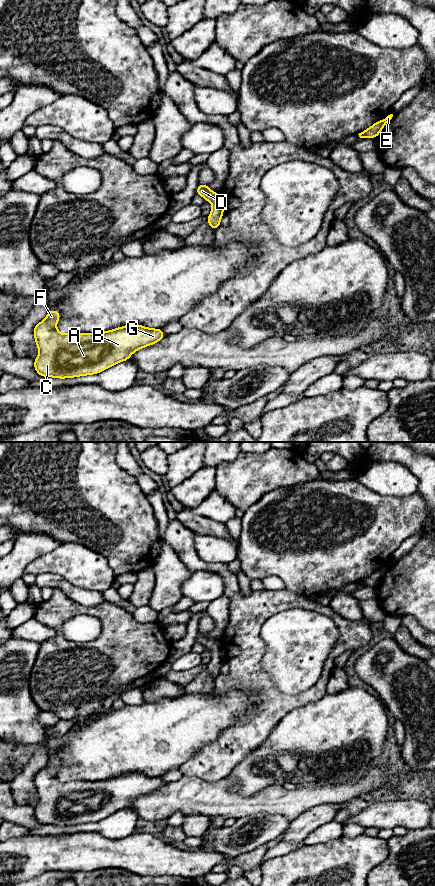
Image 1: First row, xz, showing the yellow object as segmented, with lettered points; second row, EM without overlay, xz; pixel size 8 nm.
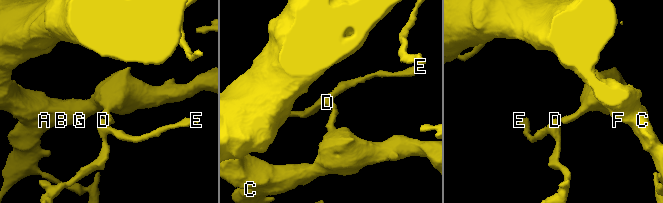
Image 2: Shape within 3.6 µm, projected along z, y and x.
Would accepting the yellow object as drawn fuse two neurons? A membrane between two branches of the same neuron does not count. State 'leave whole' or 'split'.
leave whole

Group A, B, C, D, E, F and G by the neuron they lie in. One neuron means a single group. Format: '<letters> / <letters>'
A B C D E F G

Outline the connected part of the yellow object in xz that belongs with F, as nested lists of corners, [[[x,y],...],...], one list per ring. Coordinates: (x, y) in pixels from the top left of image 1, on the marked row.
[[[49,310],[46,318],[33,329],[39,350],[39,355],[34,360],[34,368],[42,377],[64,379],[98,374],[119,362],[128,361],[138,349],[166,338],[162,328],[153,329],[138,324],[125,325],[101,333],[62,334],[56,328],[60,317],[61,314],[57,310]]]

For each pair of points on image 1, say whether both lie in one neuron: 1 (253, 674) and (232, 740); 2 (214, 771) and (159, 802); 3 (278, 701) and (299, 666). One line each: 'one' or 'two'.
1: one
2: two
3: two

